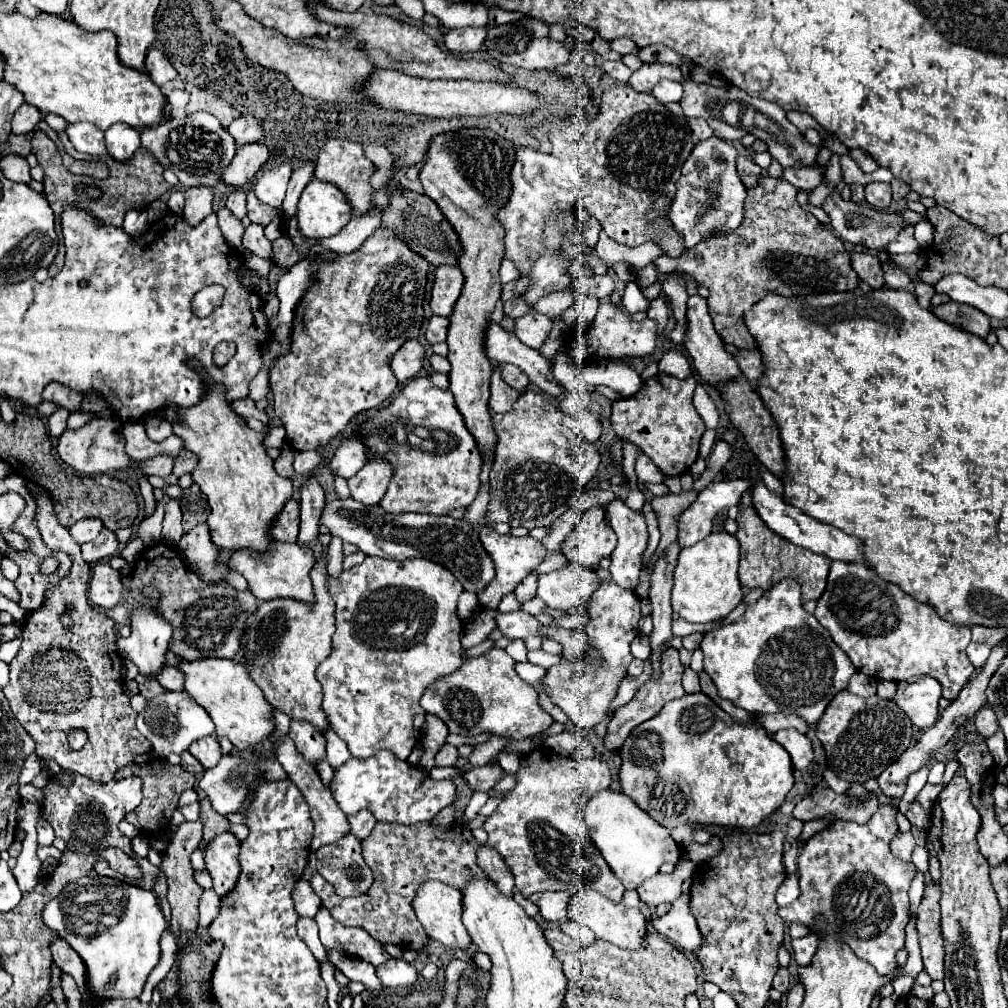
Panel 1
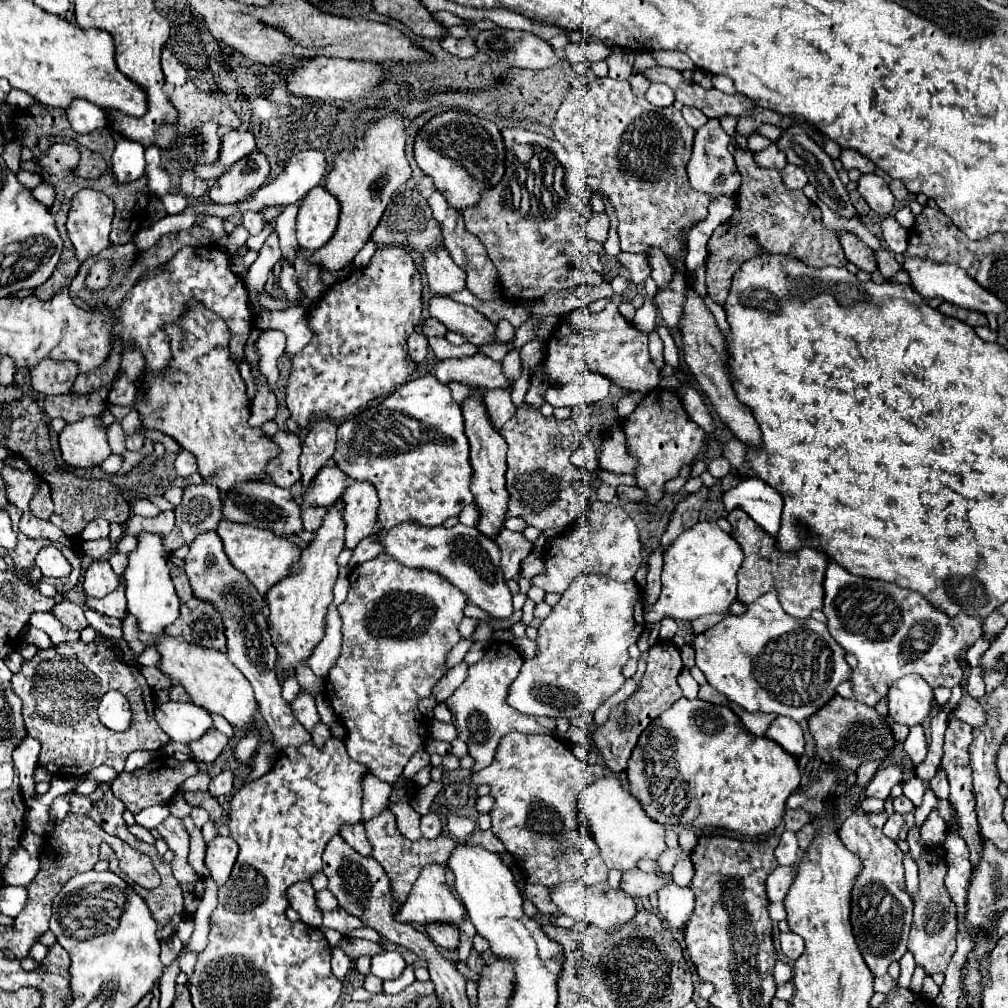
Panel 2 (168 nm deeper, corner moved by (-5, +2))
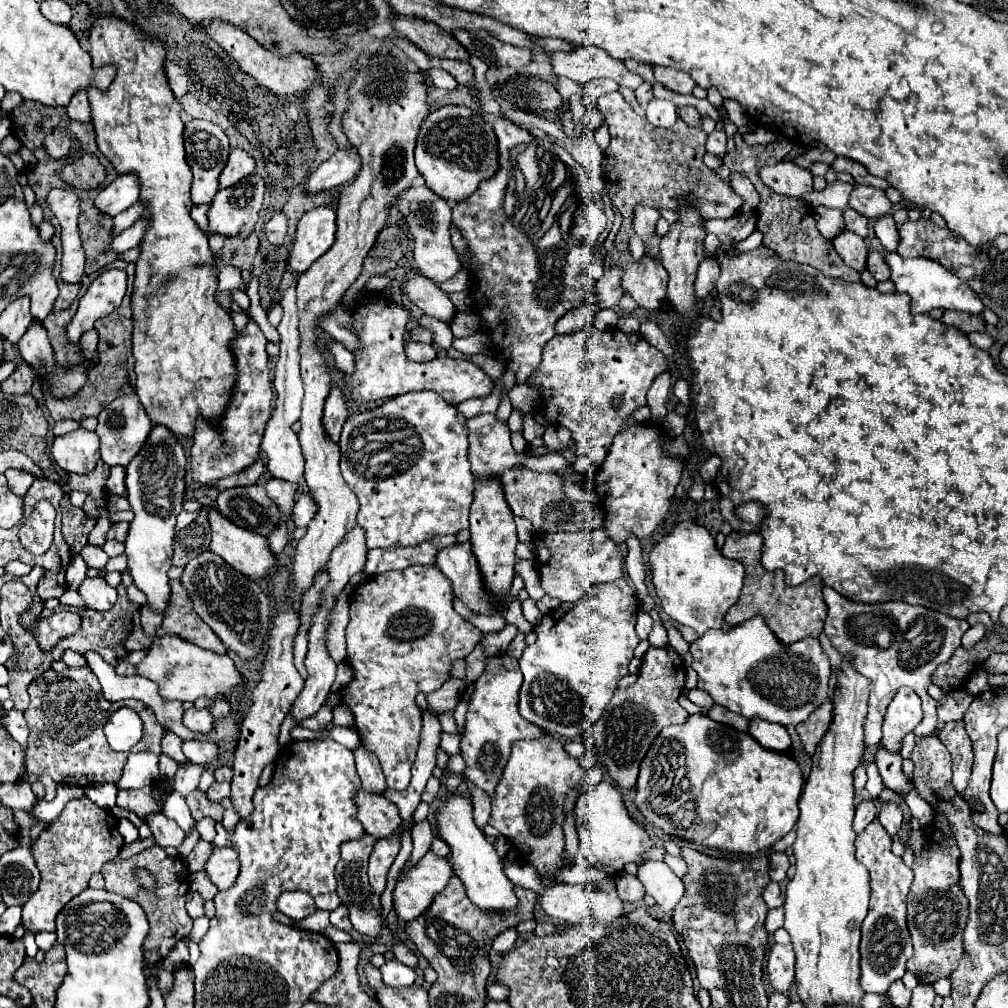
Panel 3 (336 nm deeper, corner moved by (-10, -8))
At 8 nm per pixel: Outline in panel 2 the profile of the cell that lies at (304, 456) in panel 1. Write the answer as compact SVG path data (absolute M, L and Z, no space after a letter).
M433 375L409 379L381 403L343 421L337 427L337 451L333 459L335 465L353 481L367 481L377 489L381 503L377 509L377 523L383 531L397 527L399 523L437 527L445 519L457 517L465 505L473 503L473 495L469 491L473 469L469 463L469 441L463 431L461 405L453 401L449 387L439 383Z

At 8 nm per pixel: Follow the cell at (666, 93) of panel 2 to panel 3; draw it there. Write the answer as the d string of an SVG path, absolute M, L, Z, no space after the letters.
M652 99L646 107L646 117L656 127L672 127L678 119L678 111L676 111L676 105L672 101Z

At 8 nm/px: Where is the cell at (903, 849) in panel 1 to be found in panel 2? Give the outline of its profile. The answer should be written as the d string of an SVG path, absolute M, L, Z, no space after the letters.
M893 813L893 815L889 815L889 819L887 819L885 827L883 827L883 833L885 833L889 839L893 839L893 841L895 841L895 839L899 837L899 833L901 833L903 825L905 825L905 819L903 819L903 815L899 815L899 813Z

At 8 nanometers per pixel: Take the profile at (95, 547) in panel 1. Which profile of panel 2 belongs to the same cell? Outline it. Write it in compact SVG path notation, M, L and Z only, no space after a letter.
M107 537L99 539L99 541L83 541L81 549L91 559L103 559L109 553L109 549L111 549L111 541Z

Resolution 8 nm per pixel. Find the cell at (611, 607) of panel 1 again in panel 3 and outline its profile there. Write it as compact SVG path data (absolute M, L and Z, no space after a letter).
M626 579L592 587L580 601L562 603L534 627L536 643L518 659L524 673L520 715L552 735L578 737L592 727L612 699L618 681L628 675L628 663L640 643L636 635L636 587Z

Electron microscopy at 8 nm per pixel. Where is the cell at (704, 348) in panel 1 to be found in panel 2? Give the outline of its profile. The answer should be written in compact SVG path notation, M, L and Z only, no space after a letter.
M675 267L675 279L671 279L671 283L667 287L663 287L663 291L657 289L653 303L659 309L663 321L667 323L667 327L679 327L679 319L683 313L683 301L685 301L685 293L687 293L687 281L685 281L685 273L681 269Z

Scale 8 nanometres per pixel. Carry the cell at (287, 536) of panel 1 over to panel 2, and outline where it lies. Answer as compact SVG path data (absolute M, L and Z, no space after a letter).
M269 481L239 483L239 487L235 487L235 491L227 491L221 495L223 495L223 517L229 521L247 523L247 525L259 527L259 529L269 529L275 535L293 535L303 529L303 523L299 517L301 507L293 501L293 497L287 489L275 487Z

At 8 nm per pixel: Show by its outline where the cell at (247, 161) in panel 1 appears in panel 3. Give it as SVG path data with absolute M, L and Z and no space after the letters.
M256 173L220 189L208 209L210 231L220 235L248 235L258 221L264 189L266 183Z

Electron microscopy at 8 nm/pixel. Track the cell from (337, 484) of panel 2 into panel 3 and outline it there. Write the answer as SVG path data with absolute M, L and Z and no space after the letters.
M302 493L292 509L292 521L296 527L308 527L308 523L316 515L316 501L310 493Z

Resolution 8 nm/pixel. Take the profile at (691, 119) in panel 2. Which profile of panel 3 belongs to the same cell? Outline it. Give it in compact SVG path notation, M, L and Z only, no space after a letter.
M682 107L682 109L678 109L678 113L680 113L680 119L684 123L688 123L690 127L698 127L700 125L700 113L694 107Z

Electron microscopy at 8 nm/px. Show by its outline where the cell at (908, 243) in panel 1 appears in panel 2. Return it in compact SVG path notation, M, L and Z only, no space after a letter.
M887 215L887 217L881 219L881 231L883 231L883 241L885 241L885 245L887 245L893 253L901 255L901 253L907 249L907 233L909 233L909 231L907 231L905 227L901 227L901 225L895 221L893 215Z

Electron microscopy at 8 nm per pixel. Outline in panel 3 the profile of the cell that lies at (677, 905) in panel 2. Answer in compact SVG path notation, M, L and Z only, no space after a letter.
M646 861L646 863L642 863L636 877L646 887L646 893L656 899L658 907L662 907L664 913L672 915L676 905L684 897L682 879L676 877L676 873L664 861Z

